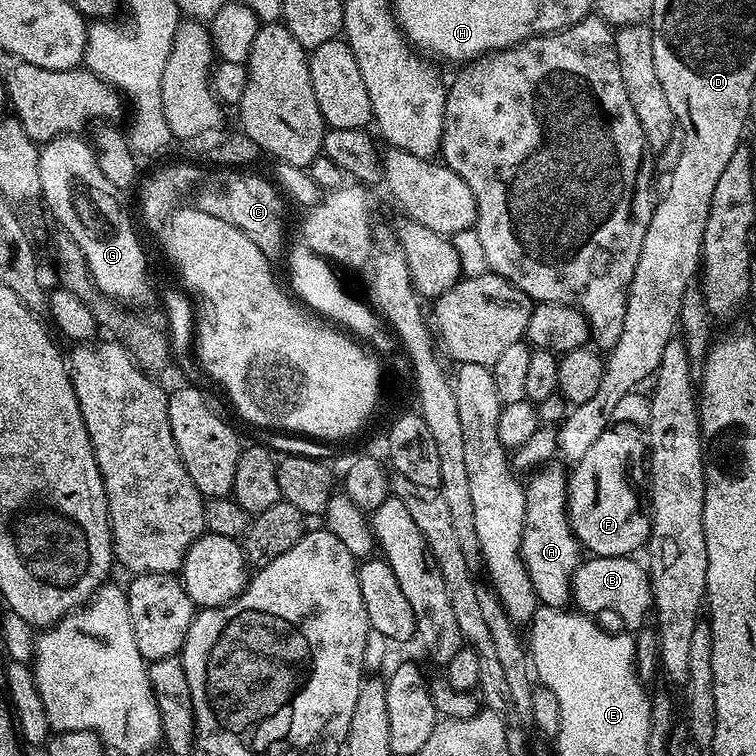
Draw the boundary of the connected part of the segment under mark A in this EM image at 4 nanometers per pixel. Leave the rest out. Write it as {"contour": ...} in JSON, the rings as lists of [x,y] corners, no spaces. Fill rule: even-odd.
{"contour":[[[548,462],[535,469],[528,478],[524,490],[526,518],[520,559],[530,574],[537,601],[546,608],[564,608],[572,594],[572,576],[582,563],[582,549],[568,521],[569,473],[563,472],[556,462]]]}

